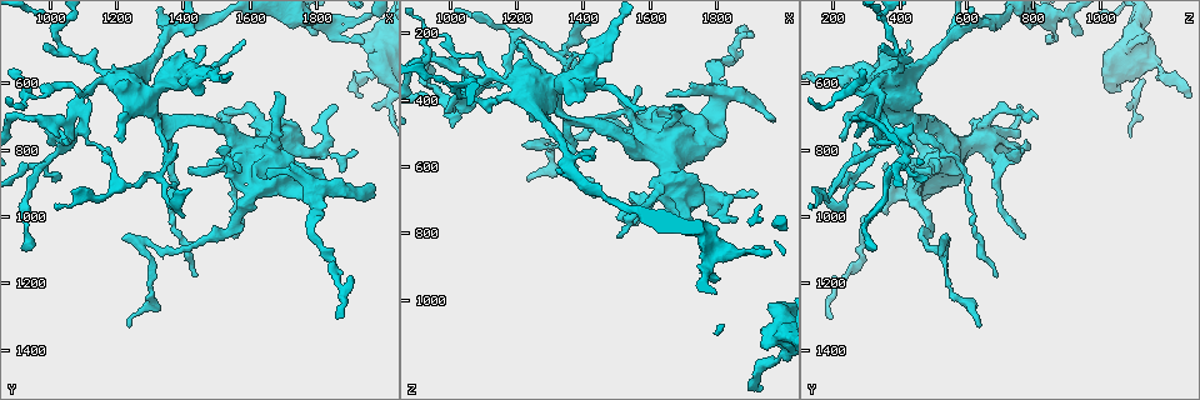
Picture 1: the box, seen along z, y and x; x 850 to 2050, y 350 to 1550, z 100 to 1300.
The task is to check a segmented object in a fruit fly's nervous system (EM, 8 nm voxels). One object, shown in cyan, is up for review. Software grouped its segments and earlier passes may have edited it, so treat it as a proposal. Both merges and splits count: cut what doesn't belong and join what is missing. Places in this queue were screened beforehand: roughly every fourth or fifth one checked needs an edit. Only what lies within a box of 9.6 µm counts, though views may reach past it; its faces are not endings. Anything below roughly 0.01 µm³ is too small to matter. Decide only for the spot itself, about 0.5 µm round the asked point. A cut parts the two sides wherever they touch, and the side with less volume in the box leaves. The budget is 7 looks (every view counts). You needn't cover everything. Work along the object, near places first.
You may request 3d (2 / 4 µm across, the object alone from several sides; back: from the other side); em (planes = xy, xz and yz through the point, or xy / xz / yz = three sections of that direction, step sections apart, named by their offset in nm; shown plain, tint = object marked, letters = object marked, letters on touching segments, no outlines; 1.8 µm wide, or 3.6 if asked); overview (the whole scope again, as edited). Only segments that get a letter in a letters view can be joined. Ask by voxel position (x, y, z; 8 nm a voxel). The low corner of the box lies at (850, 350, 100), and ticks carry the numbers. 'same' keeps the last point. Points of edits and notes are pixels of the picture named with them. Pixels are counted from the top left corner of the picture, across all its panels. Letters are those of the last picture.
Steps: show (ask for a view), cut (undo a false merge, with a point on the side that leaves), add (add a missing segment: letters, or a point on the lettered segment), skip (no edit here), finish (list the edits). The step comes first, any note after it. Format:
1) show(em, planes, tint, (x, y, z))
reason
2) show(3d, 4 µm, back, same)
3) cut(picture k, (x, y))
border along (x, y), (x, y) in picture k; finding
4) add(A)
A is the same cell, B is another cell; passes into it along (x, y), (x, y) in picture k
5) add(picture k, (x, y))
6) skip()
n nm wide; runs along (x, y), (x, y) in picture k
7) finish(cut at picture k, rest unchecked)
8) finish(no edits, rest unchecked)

show(em, planes, letters, (1870, 1310, 190))
end of a long branch

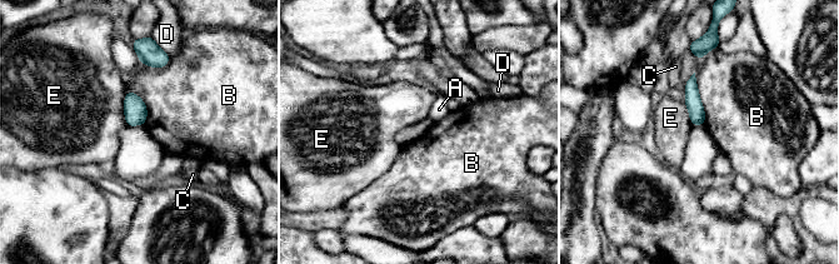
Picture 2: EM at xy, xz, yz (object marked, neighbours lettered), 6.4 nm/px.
skip()
A, B, C, D and E are other cells; border along (694, 73), (705, 124) in picture 2; no lettered segment goes on from it

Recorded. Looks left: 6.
show(3d, 2 µm, (1230, 1330, 650))
an open end

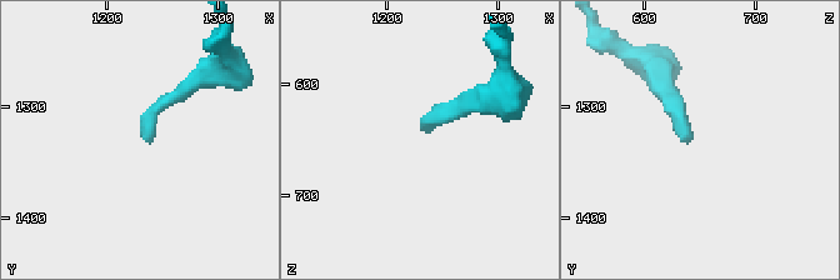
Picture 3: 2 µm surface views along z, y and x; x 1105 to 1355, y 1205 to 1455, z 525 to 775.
show(em, xz, step 4, tint, (1236, 1330, 644))
need the tissue

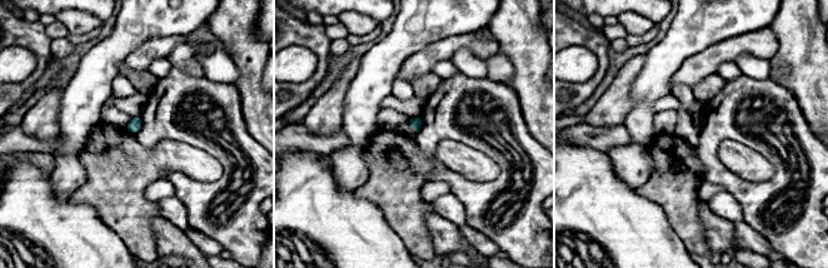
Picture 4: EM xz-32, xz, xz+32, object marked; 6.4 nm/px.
show(em, planes, letters, same)

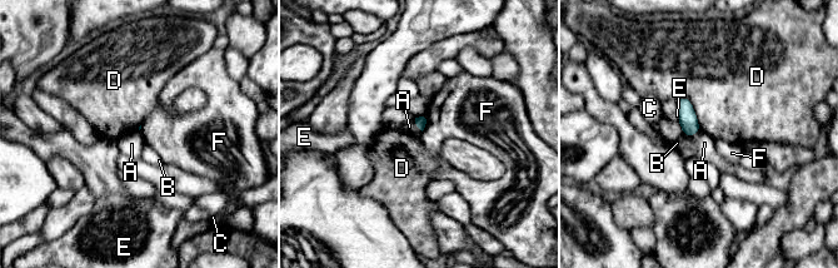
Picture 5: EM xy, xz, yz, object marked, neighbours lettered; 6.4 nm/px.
skip()
D touches over 260 nm; A, B, C, D, E and F are other cells; no lettered segment goes on from it

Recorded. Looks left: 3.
show(3d, 2 µm, (1380, 970, 200))
sharp bend

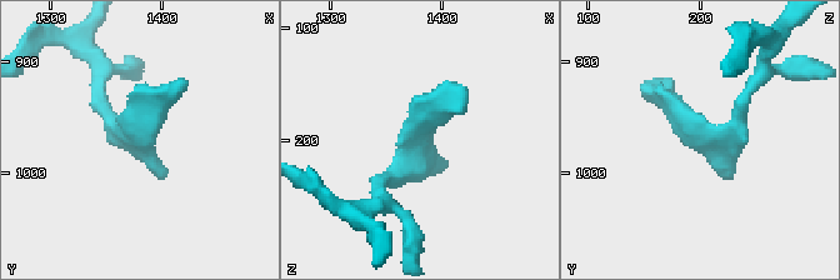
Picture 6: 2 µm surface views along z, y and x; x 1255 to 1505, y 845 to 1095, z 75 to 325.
show(em, xy, step 8, plain, (1376, 966, 200))

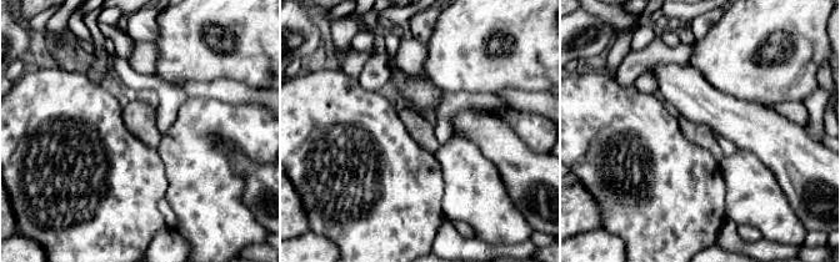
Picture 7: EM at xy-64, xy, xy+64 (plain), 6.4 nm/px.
show(em, xy, step 8, letters, same)

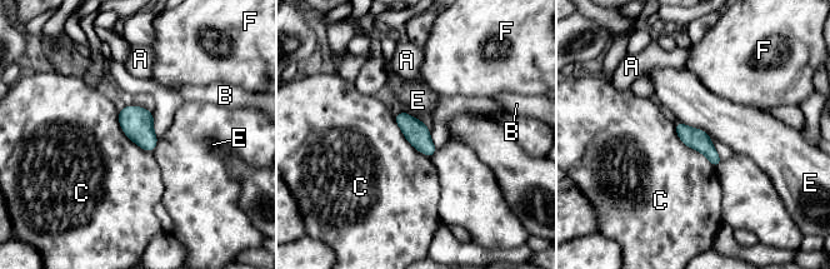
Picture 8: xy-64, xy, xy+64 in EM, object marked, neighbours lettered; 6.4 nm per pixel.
skip()
140 nm wide; A, B, C, E and F are other cells; border along (675, 121), (676, 135), (715, 168) in picture 8; continuous, no second neuron

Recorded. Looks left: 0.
finish(no edits, rest unchecked)

